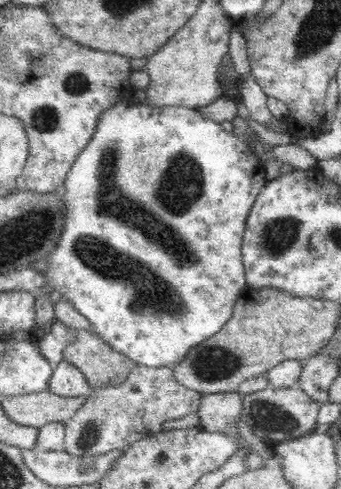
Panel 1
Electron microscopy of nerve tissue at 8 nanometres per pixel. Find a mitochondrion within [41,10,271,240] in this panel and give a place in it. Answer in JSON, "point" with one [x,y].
{"point":[76,83]}

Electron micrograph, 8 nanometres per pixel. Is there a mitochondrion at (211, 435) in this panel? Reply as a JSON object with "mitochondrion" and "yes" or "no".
{"mitochondrion":"no"}

